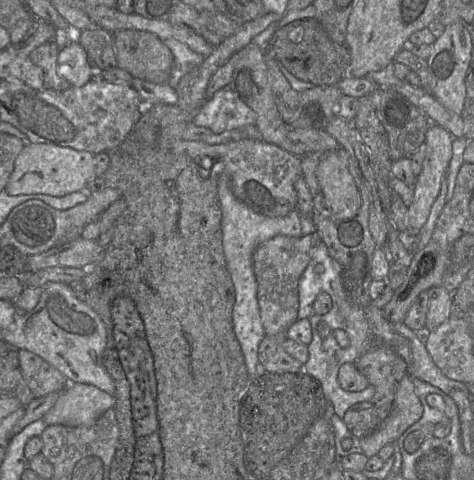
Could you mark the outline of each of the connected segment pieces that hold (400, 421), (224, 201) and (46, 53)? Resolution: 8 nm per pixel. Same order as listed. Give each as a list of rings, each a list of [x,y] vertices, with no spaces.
[[[406,373],[397,387],[393,406],[387,418],[376,431],[360,439],[361,453],[368,458],[377,455],[382,447],[396,442],[422,414],[423,406],[415,393],[412,376]]]
[[[223,164],[218,180],[223,251],[235,289],[233,329],[240,344],[248,374],[250,378],[253,378],[258,377],[256,374],[256,365],[259,362],[258,349],[261,340],[266,335],[257,300],[257,280],[253,269],[253,253],[261,243],[275,236],[302,236],[301,215],[297,209],[282,217],[268,217],[254,212],[234,195],[230,177],[223,171]]]
[[[55,40],[46,42],[29,53],[31,62],[40,68],[44,88],[54,91],[65,91],[70,84],[57,74],[57,58],[60,46]]]

